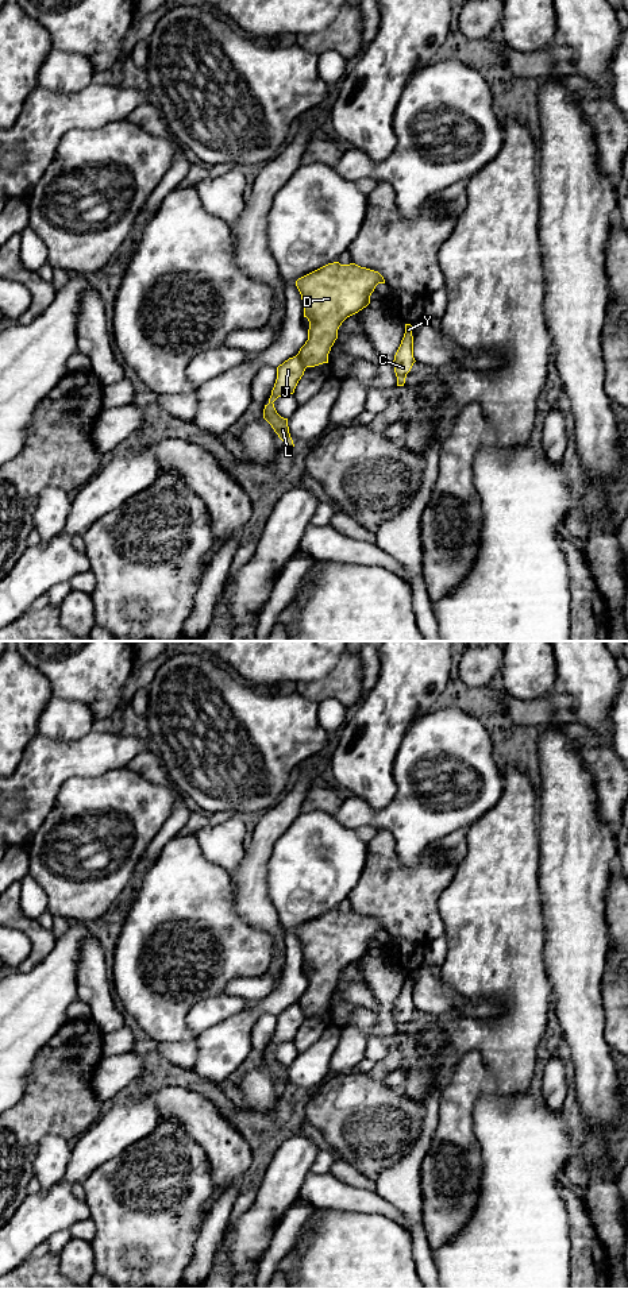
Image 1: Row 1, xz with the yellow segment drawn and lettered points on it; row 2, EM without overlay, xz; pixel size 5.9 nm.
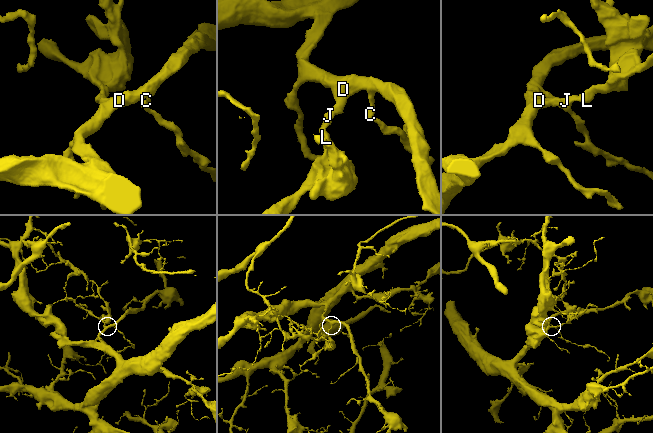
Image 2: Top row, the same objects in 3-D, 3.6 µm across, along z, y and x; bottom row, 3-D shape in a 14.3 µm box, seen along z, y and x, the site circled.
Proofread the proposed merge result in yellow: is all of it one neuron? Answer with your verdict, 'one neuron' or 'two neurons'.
two neurons

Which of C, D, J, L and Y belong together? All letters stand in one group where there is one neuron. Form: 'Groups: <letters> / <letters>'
Groups: C D Y / J L

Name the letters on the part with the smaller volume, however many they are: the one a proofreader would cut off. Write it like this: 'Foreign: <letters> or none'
Foreign: J, L

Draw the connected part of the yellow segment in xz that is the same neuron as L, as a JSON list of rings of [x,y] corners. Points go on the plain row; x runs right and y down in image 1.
[[[298,1003],[289,1006],[277,1015],[277,1027],[269,1046],[269,1051],[265,1053],[263,1066],[271,1073],[278,1085],[289,1095],[294,1095],[289,1081],[288,1066],[281,1065],[276,1055],[274,1049],[284,1042],[293,1042],[294,1037],[304,1023],[305,1014]]]

